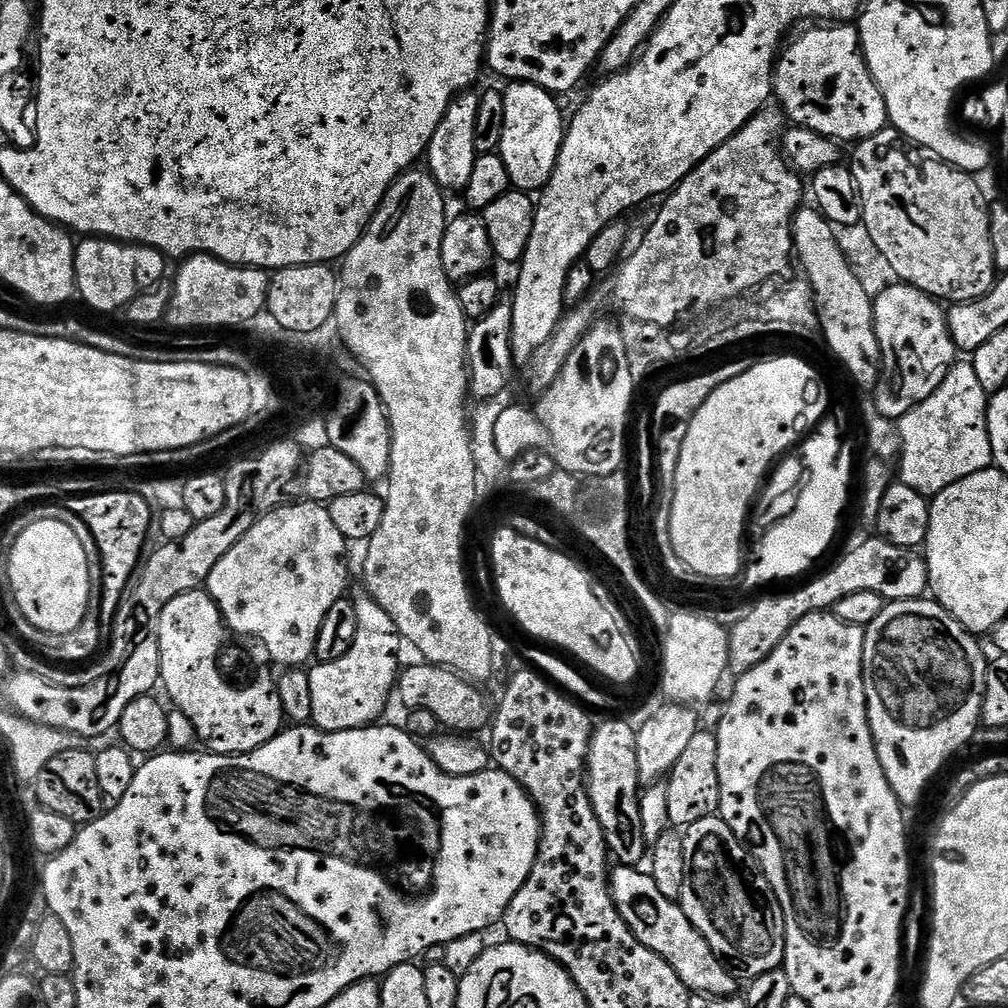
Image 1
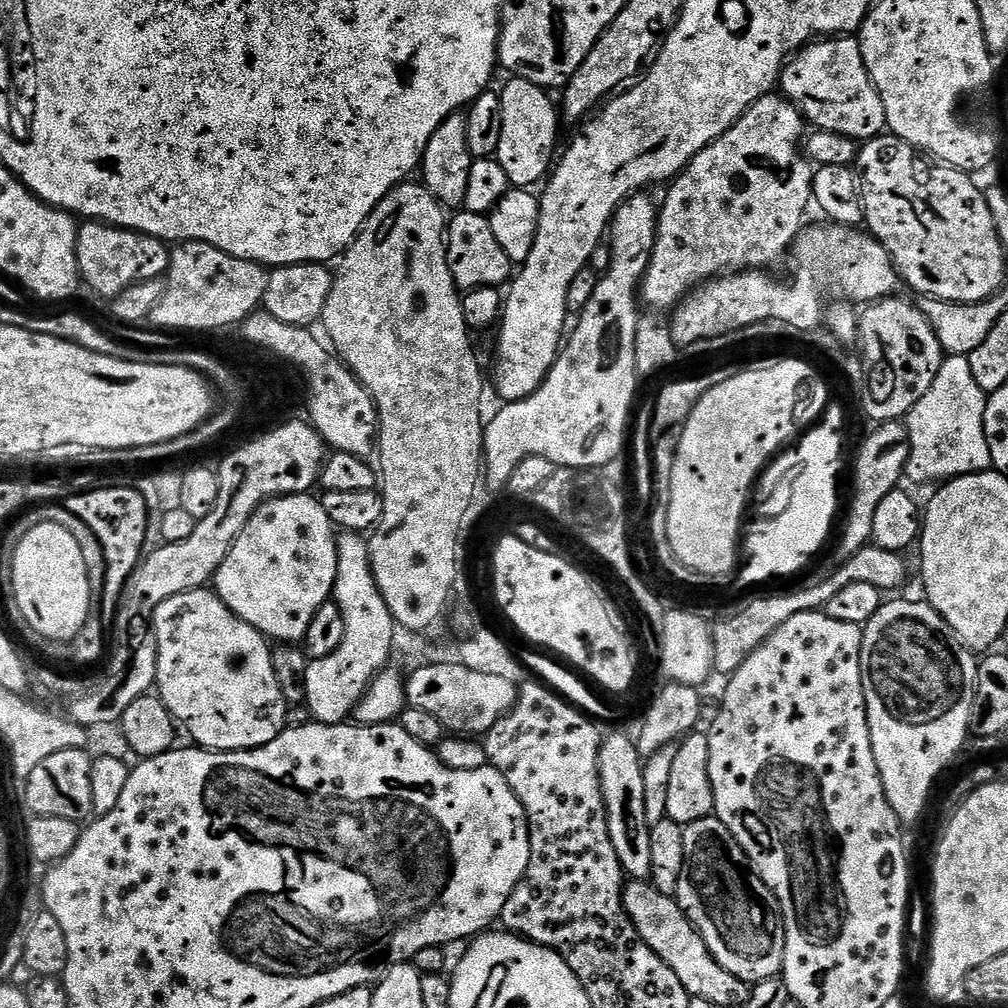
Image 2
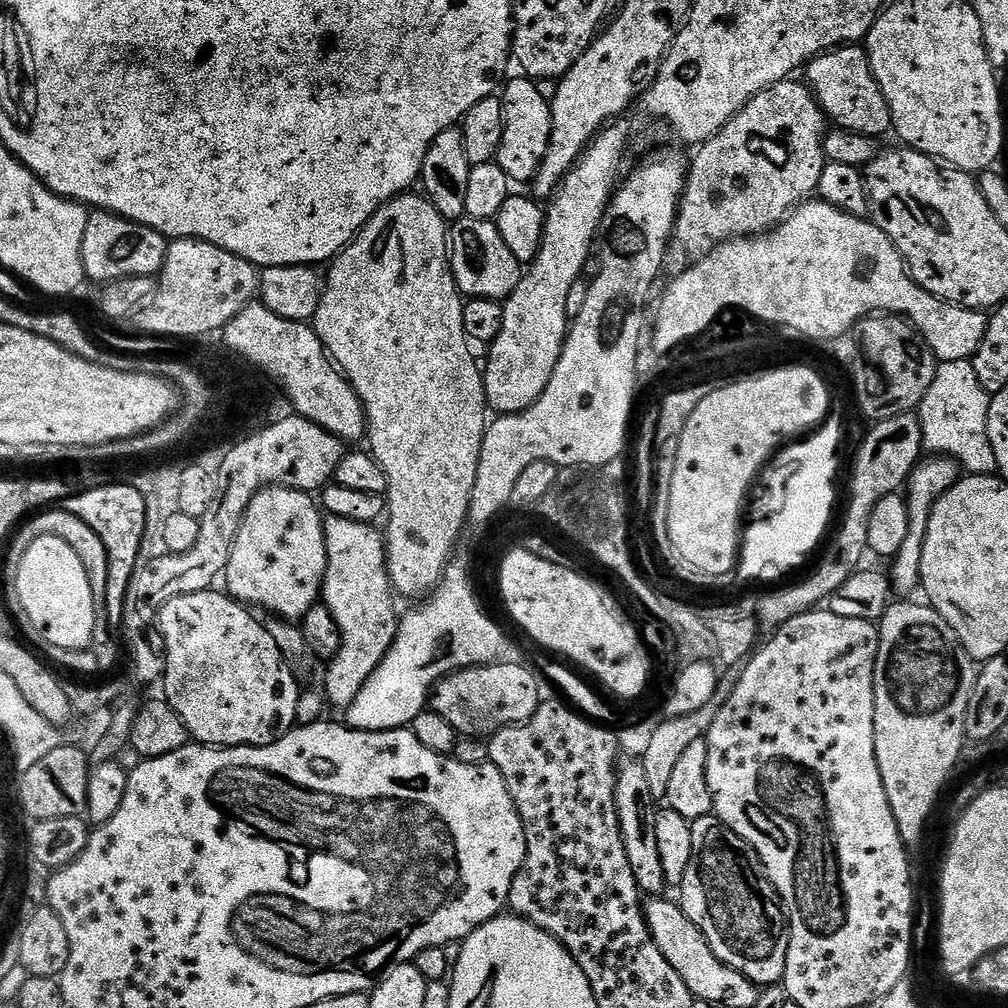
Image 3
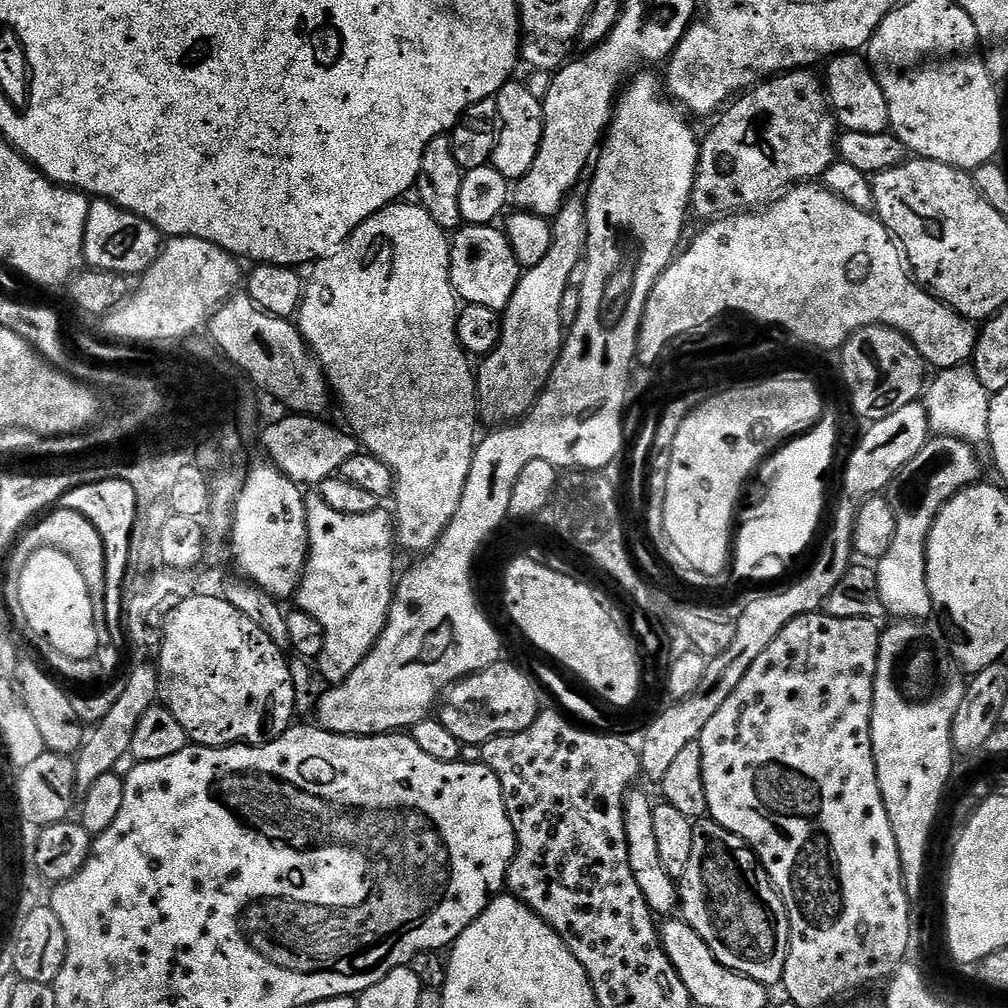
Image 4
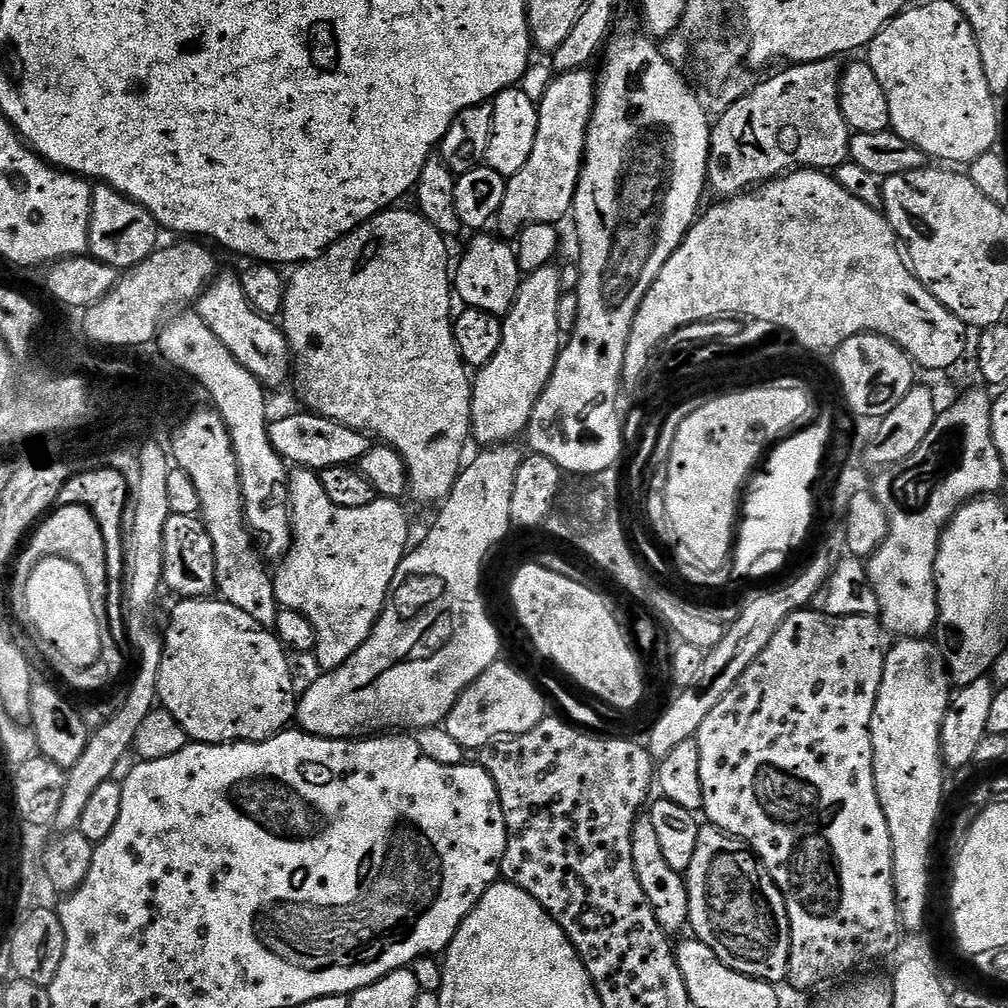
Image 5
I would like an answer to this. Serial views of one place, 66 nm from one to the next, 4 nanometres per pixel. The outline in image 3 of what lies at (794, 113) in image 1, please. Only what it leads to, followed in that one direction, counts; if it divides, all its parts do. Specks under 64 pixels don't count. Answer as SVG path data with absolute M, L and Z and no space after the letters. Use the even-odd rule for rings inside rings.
M841 46L833 48L806 65L806 83L819 102L825 117L836 128L857 132L863 136L881 138L892 128L890 106L878 86L868 61L868 53L860 46Z

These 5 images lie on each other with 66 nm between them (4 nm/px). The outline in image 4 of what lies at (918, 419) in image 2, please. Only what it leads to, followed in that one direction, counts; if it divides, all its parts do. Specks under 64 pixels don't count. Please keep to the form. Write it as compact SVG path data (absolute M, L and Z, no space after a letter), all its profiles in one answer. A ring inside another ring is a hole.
M960 365L958 367L941 369L936 378L927 385L924 394L924 405L927 410L927 418L931 424L932 432L937 435L950 436L964 440L973 447L979 448L987 445L989 436L989 406L991 397L971 365Z

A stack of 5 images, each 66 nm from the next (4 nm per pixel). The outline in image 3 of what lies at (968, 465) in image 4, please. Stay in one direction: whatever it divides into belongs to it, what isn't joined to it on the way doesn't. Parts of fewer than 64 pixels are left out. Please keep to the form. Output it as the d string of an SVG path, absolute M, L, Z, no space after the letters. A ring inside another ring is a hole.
M929 455L921 459L916 468L908 478L906 485L906 499L910 510L910 534L906 534L906 542L902 542L902 550L891 561L892 572L890 579L892 587L897 593L912 592L921 587L920 583L920 563L922 562L922 550L924 549L924 539L928 529L928 519L932 513L932 507L961 479L962 468L956 460L949 456Z

